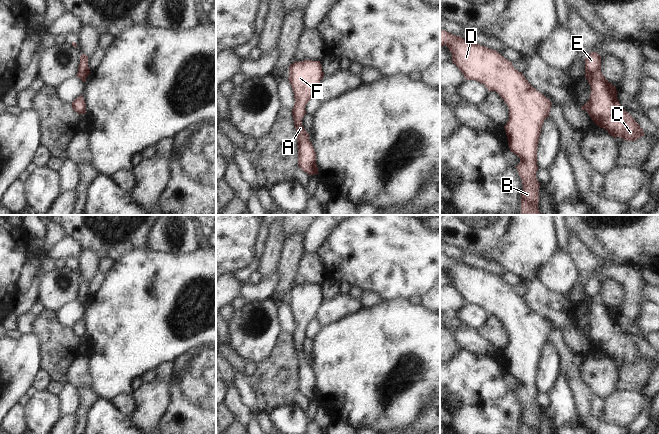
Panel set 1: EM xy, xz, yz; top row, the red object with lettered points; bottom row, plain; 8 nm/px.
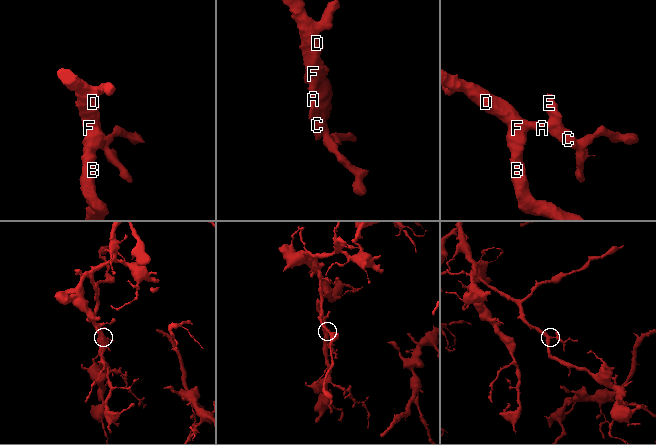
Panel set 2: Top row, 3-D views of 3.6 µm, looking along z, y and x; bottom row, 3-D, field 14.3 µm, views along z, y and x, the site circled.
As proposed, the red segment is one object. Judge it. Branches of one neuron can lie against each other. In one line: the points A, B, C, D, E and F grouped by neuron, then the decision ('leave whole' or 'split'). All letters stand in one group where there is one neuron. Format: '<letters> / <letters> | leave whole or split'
A B C D E F | leave whole

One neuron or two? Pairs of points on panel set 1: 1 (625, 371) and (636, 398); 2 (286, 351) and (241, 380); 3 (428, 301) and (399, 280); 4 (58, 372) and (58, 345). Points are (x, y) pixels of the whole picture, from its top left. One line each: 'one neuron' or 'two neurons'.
1: two neurons
2: two neurons
3: two neurons
4: one neuron

